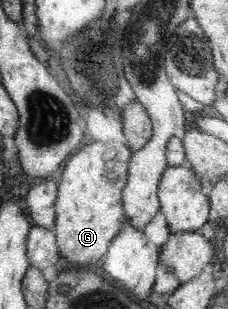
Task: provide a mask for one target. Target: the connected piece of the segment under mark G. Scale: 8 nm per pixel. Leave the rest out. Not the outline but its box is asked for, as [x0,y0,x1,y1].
[53,141,129,268]

